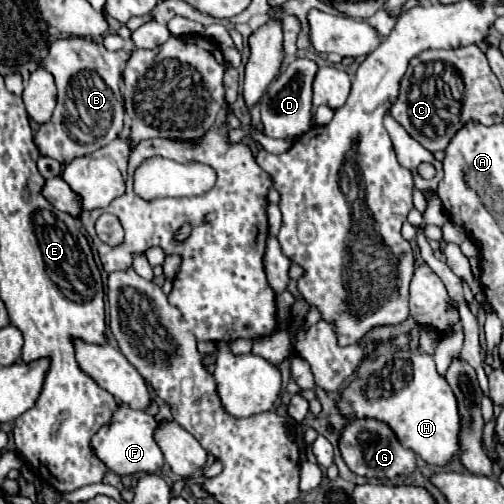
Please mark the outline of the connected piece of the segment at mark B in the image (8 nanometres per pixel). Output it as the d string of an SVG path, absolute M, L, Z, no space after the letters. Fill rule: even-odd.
M67 38L51 44L49 56L43 60L43 68L53 74L59 94L51 120L41 124L33 136L41 156L69 164L75 158L93 154L119 136L125 112L119 90L121 64L129 54L129 48L109 52L103 44L97 44L91 38Z

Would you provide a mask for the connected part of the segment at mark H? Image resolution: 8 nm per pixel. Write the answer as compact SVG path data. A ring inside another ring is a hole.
M393 350L393 352L377 356L373 362L361 366L359 376L355 380L351 380L351 384L343 390L343 396L337 402L337 406L339 406L341 414L345 414L345 416L349 416L349 412L355 410L355 416L385 420L393 428L393 432L399 436L399 442L405 448L411 448L427 464L445 466L453 458L457 458L461 452L459 404L457 404L457 398L455 398L453 390L449 388L445 376L441 376L437 372L433 356L427 356L421 352L411 352L411 350Z

